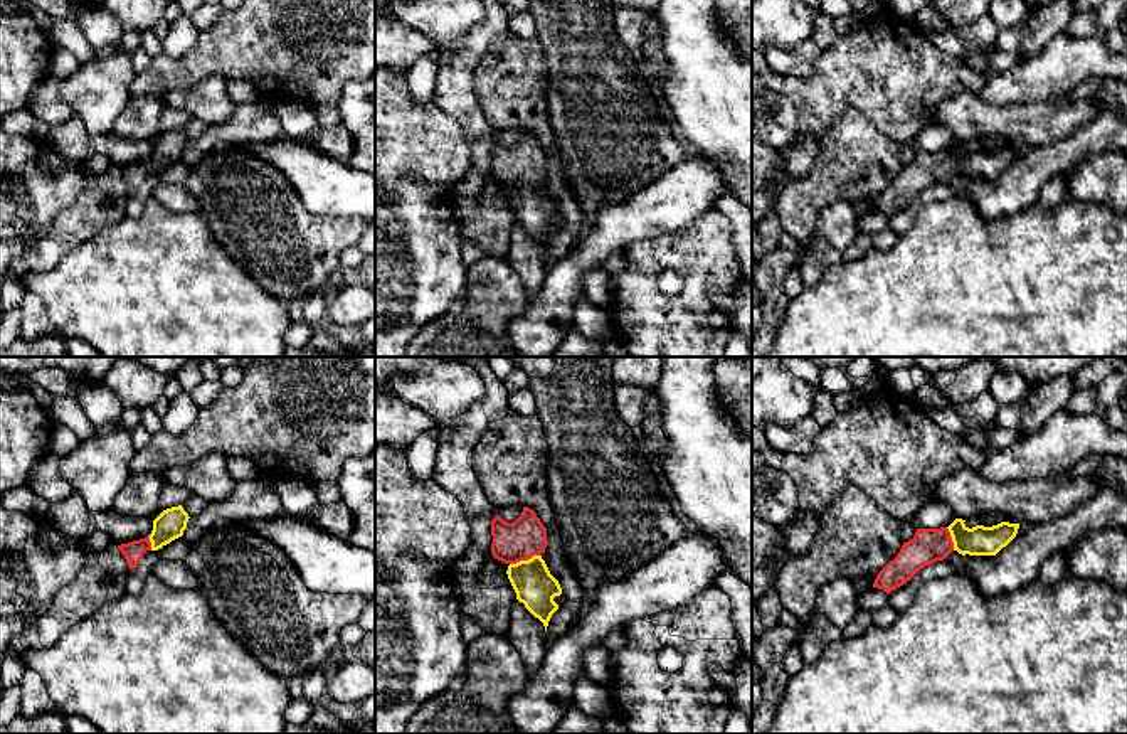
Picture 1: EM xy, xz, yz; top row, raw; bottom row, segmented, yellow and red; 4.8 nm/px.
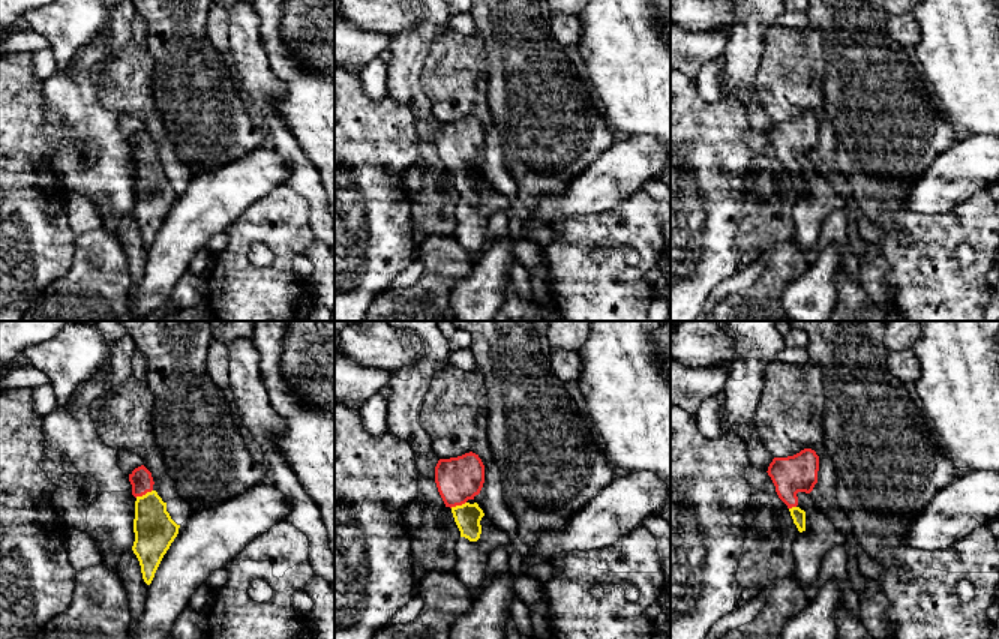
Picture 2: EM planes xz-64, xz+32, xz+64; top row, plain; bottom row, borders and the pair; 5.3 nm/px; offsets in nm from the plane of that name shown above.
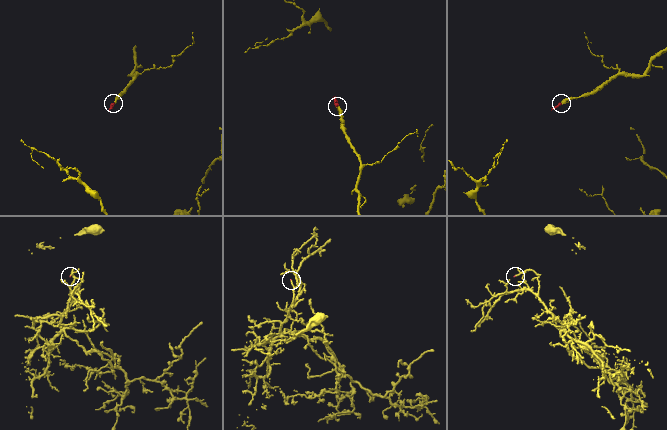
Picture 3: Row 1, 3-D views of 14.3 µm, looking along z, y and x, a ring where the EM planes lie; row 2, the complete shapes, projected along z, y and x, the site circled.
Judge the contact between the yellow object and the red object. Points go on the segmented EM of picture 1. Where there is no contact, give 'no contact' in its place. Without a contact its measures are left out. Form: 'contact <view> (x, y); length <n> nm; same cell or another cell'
contact xz (523, 561); length 150 nm; same cell

